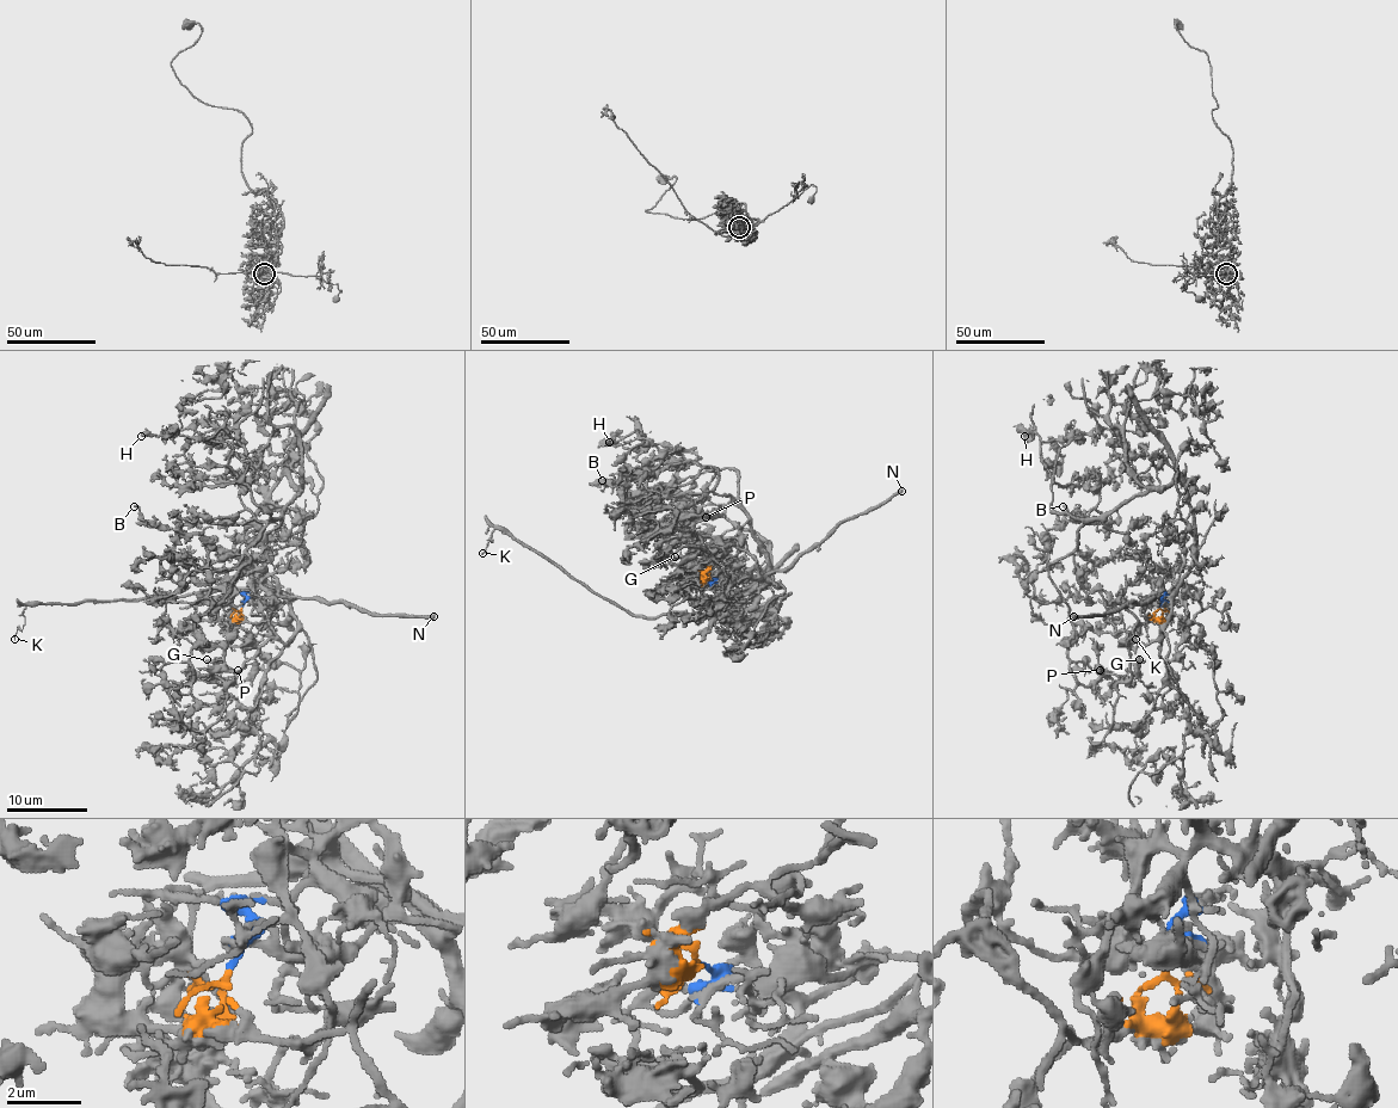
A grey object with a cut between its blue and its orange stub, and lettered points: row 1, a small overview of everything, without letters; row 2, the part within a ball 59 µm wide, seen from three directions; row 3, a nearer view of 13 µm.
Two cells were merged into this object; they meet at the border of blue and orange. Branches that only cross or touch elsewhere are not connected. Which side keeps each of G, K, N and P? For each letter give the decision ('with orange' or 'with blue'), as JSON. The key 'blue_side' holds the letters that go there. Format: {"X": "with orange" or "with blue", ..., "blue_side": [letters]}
{"G": "with orange", "K": "with blue", "N": "with blue", "P": "with orange", "blue_side": ["K", "N"]}

